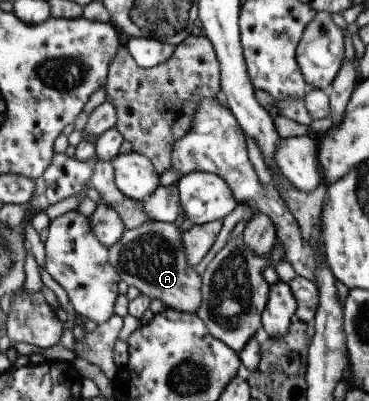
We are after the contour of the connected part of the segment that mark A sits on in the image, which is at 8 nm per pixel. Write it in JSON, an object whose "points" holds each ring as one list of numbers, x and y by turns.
{"points":[[149,220,132,230,124,229,122,236,107,247,107,259,122,282,134,286,143,295,180,312,196,313,199,309,201,276,186,262,181,234,174,223]]}

